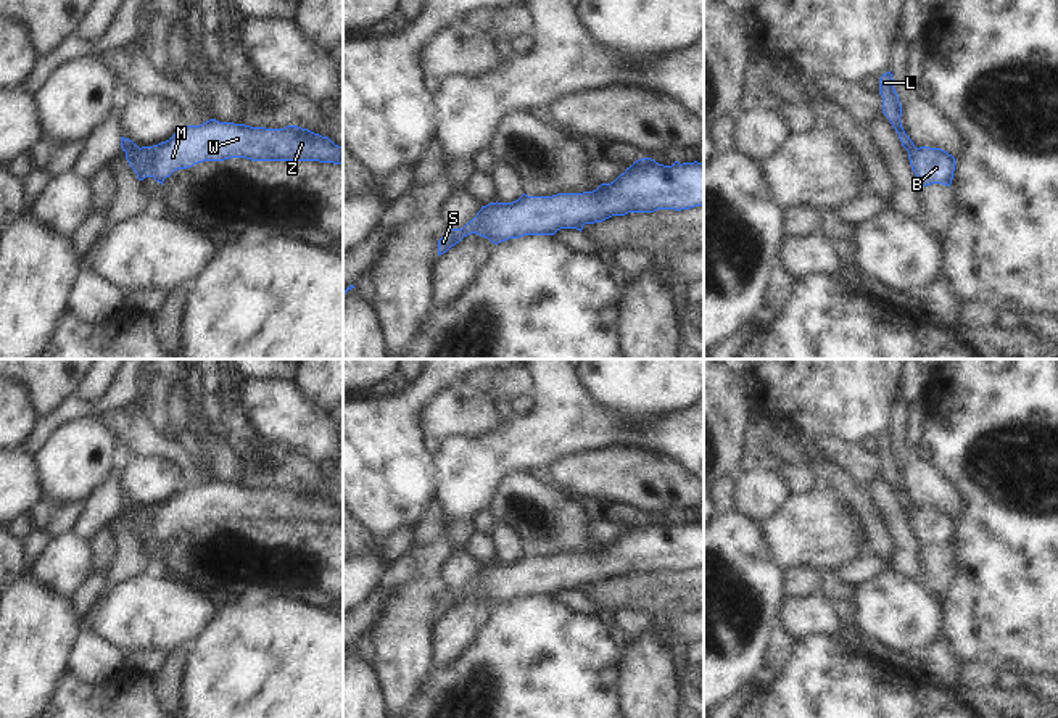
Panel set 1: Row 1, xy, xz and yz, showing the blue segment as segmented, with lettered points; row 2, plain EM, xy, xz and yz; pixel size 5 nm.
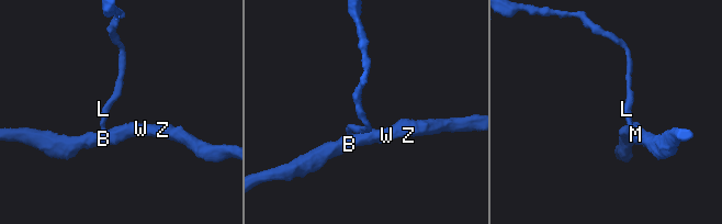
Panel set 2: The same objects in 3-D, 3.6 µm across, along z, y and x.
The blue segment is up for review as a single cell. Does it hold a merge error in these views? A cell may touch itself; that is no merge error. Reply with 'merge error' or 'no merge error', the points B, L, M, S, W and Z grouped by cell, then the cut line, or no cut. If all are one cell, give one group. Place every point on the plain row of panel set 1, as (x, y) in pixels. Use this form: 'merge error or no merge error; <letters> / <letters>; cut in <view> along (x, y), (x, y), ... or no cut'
merge error; B M S W Z / L; cut in xy along (137, 507), (126, 512)

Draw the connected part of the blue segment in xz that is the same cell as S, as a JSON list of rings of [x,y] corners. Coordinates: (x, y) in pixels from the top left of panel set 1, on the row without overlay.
[[[641,518],[614,543],[601,544],[593,552],[557,554],[552,557],[528,557],[523,554],[512,563],[481,567],[477,576],[462,589],[449,589],[438,600],[438,617],[470,594],[485,597],[498,605],[523,596],[554,596],[560,589],[577,589],[581,592],[585,584],[602,583],[612,576],[625,576],[628,573],[681,572],[694,567],[704,567],[704,523],[680,525],[675,522],[672,526],[663,526],[651,518]]]

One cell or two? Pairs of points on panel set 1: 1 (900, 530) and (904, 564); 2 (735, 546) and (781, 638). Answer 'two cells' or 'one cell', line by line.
1: one cell
2: two cells

